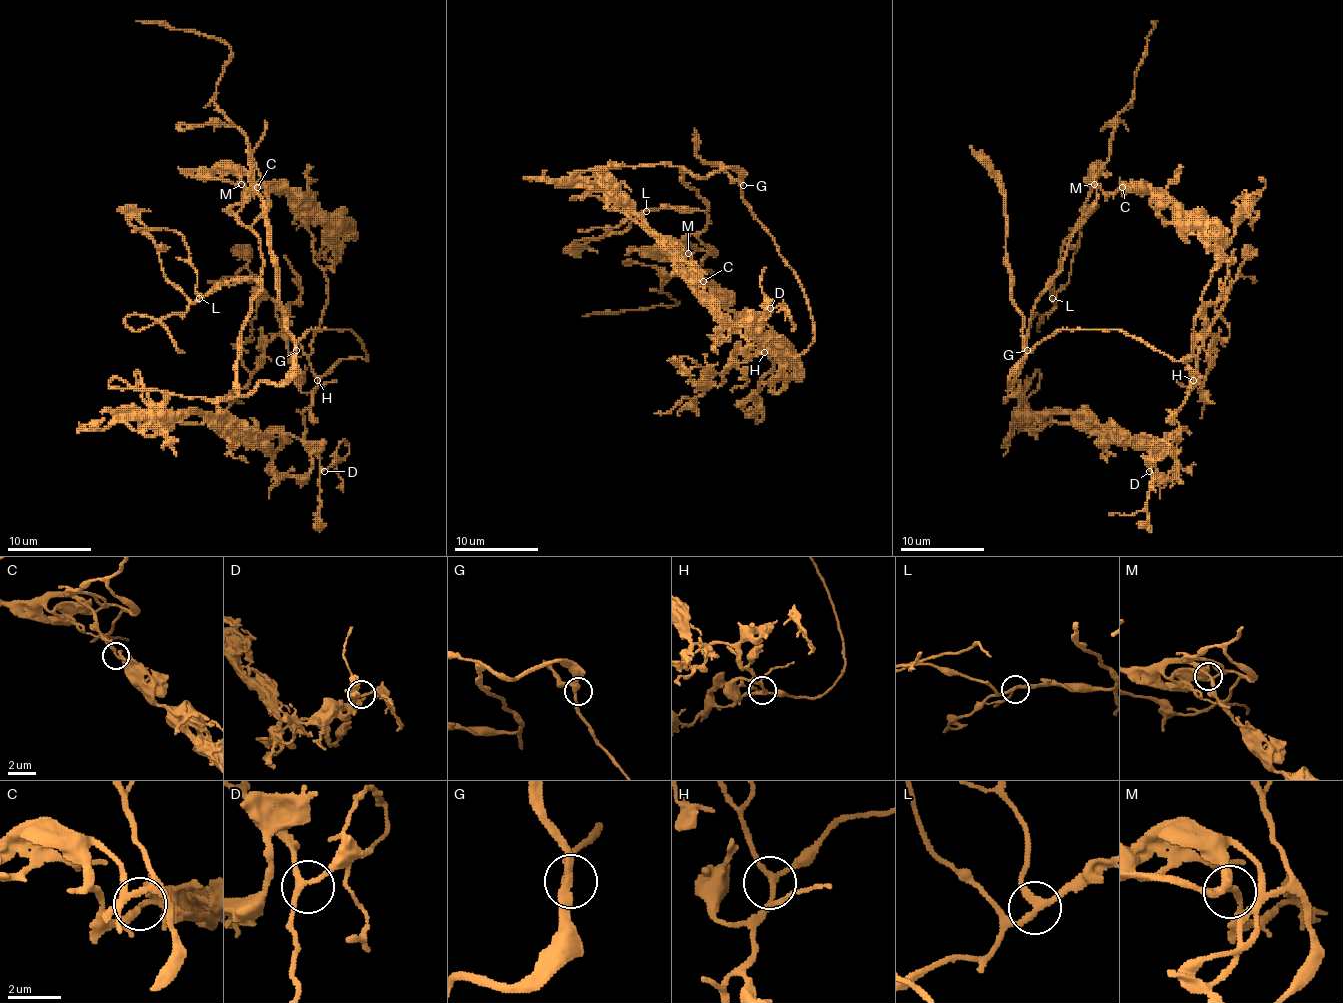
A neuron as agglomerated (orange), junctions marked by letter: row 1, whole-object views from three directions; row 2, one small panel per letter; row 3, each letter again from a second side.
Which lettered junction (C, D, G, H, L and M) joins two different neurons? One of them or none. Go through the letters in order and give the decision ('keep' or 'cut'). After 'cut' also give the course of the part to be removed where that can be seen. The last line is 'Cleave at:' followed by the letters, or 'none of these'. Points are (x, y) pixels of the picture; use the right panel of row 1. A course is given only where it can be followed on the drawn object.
C: keep
D: keep
G: keep
H: keep
L: keep
M: keep
Cleave at: none of these

